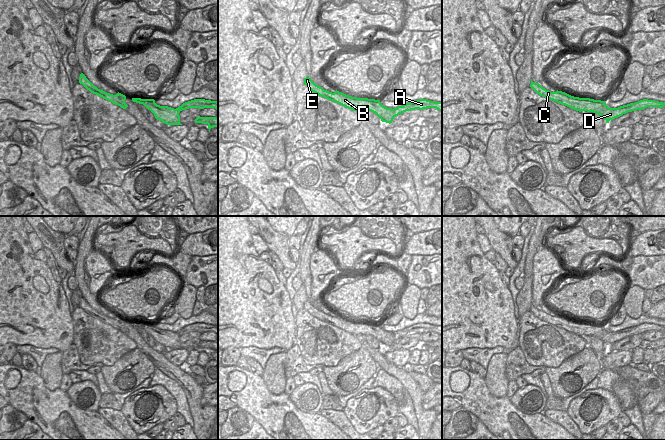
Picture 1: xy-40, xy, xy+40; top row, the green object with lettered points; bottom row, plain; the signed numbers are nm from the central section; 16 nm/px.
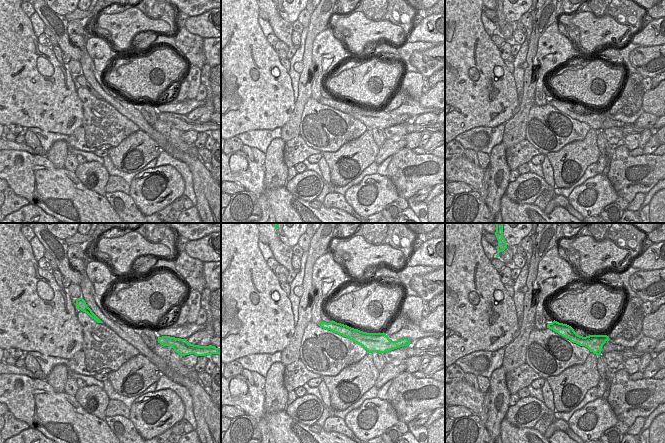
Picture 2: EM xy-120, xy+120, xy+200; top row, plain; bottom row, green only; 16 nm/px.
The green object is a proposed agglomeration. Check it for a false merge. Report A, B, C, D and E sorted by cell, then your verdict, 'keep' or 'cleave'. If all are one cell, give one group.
A D / B C E; cleave

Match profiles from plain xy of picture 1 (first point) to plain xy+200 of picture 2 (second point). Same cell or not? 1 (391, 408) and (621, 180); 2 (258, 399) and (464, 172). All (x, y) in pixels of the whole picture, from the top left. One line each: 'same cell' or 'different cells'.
1: different cells
2: same cell

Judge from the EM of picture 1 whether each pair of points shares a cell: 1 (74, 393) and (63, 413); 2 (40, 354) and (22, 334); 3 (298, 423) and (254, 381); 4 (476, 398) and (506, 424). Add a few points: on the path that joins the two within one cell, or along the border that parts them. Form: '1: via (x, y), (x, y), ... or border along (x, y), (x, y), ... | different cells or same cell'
1: border along (66, 392), (76, 405), (83, 409), (92, 410) | different cells
2: border along (17, 345), (56, 348) | different cells
3: via (286, 418), (260, 393) | same cell
4: via (483, 405), (499, 417) | same cell

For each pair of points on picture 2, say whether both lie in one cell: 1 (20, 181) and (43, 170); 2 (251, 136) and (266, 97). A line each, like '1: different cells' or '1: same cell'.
1: same cell
2: different cells

